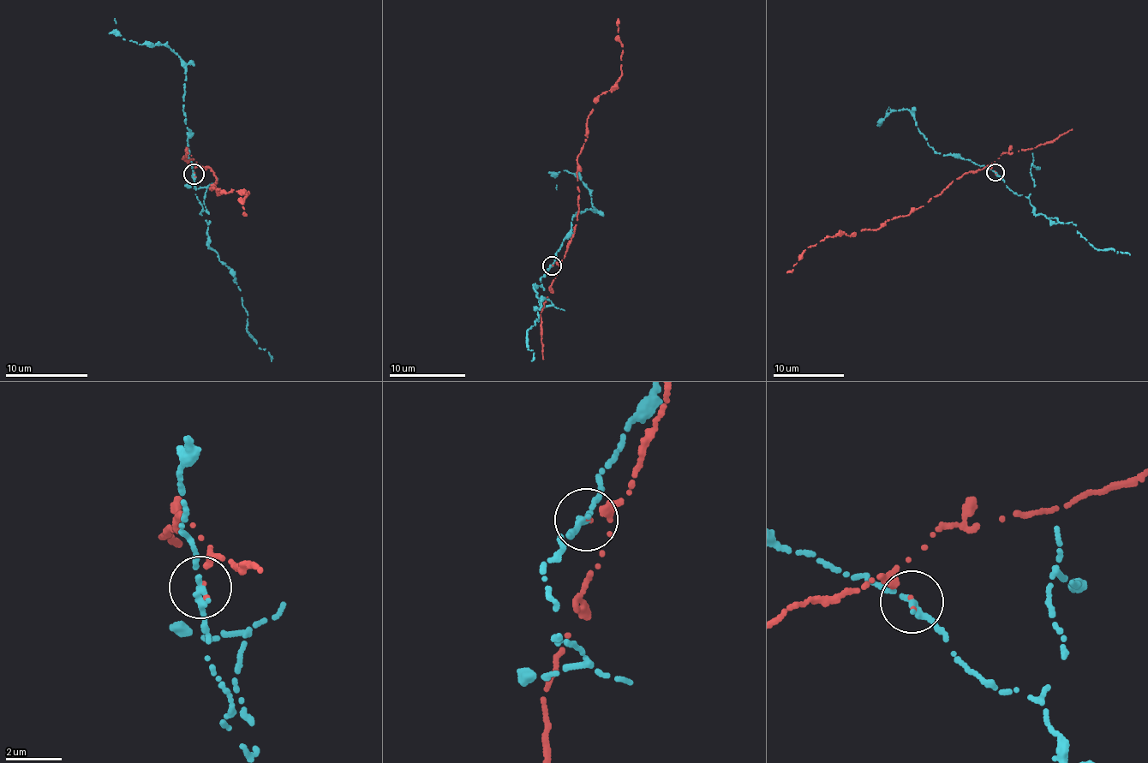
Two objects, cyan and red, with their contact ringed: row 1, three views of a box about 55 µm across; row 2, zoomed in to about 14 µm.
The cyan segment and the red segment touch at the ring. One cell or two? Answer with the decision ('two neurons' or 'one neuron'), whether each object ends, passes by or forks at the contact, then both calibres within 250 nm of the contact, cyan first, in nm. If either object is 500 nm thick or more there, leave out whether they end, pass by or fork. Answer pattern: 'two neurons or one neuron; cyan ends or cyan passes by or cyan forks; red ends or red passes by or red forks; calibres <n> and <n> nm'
two neurons; cyan passes by; red ends; calibres 200 and 170 nm

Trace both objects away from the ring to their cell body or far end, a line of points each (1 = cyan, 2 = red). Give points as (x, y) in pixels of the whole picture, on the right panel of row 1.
1: (995, 171), (967, 159), (938, 153), (918, 130), (915, 116), (910, 111), (892, 110), (877, 125), (889, 107)
2: (995, 171), (989, 165), (956, 178), (923, 205), (878, 228), (827, 237), (809, 247), (786, 272)

